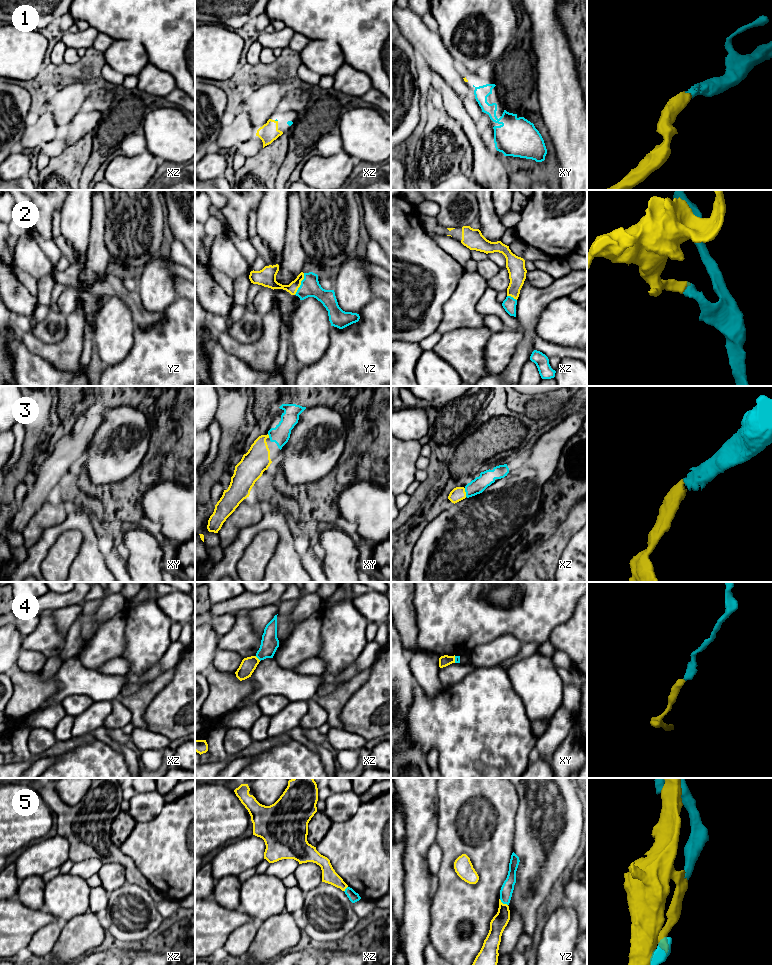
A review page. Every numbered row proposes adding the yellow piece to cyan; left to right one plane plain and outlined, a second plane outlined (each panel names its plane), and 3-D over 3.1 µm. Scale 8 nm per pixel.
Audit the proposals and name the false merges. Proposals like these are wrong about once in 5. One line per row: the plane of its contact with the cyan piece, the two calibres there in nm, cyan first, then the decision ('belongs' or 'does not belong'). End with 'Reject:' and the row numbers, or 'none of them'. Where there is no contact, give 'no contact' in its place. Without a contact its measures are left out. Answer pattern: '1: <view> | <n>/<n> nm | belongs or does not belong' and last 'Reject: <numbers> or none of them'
1: xz | 20/150 nm | belongs
2: yz | 160/100 nm | belongs
3: xz | 120/110 nm | belongs
4: xz | 140/120 nm | does not belong
5: yz | 100/130 nm | does not belong
Reject: 4, 5

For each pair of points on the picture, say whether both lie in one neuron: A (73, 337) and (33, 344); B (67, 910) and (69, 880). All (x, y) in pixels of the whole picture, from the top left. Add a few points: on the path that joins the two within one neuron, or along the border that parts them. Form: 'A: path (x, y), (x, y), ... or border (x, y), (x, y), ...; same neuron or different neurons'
A: path (63, 347), (61, 349), (43, 349); same neuron
B: path (67, 903), (69, 887); same neuron

